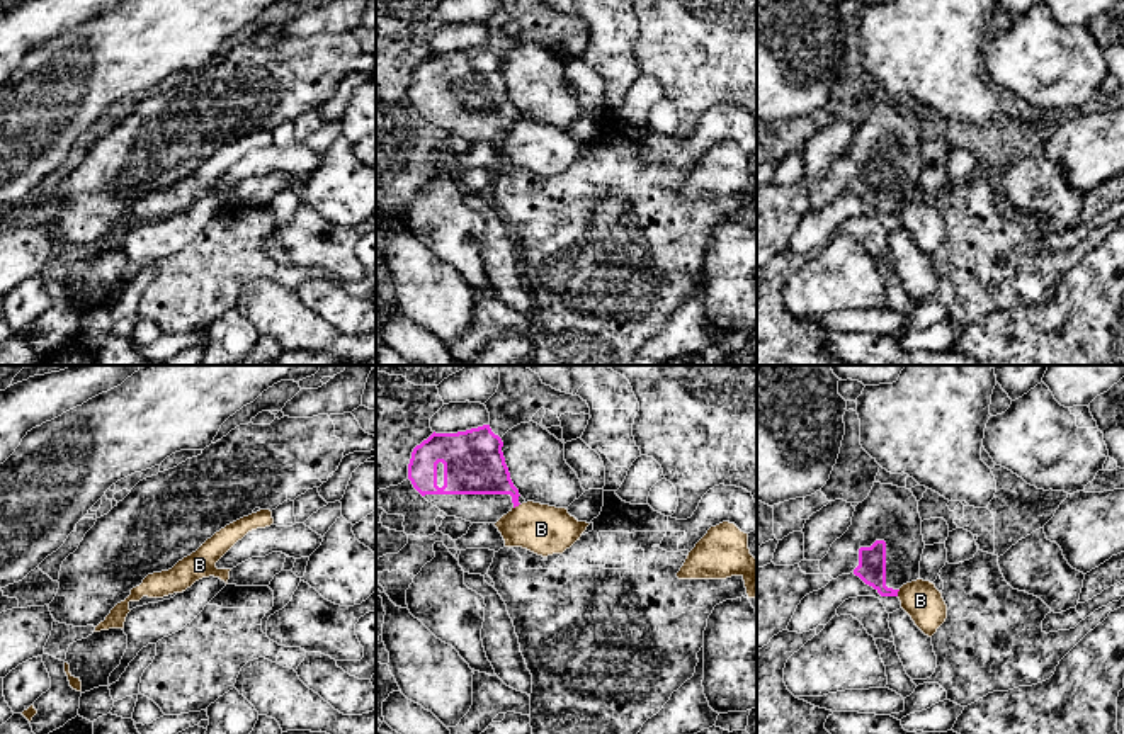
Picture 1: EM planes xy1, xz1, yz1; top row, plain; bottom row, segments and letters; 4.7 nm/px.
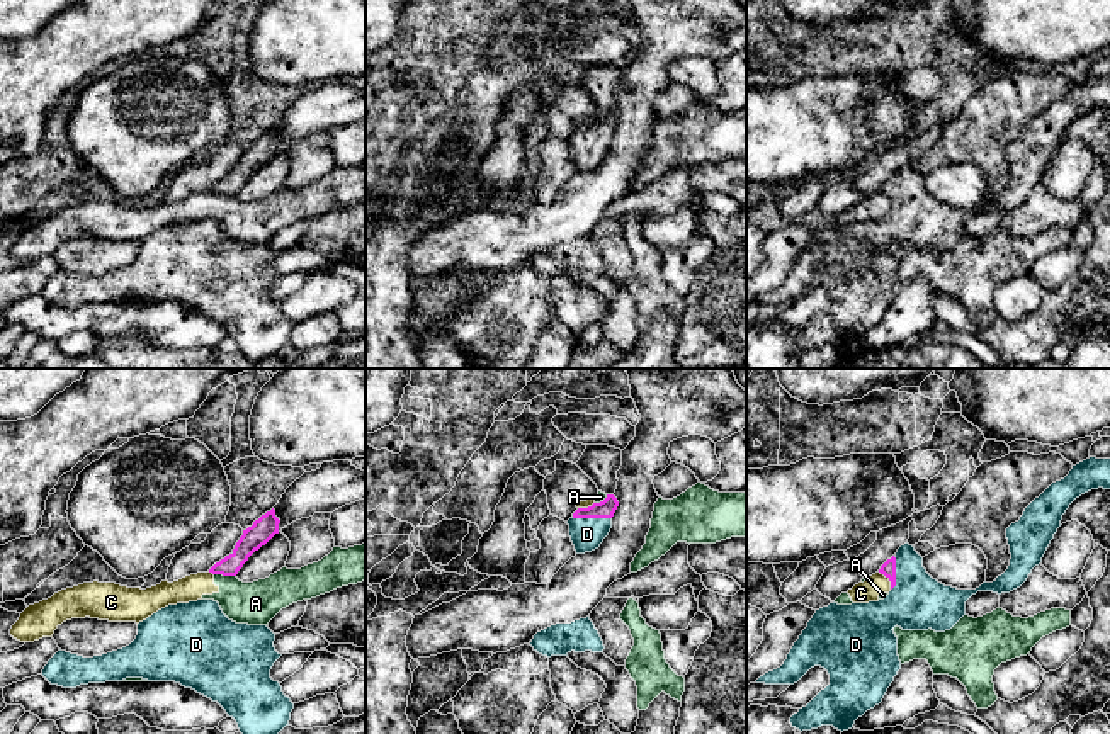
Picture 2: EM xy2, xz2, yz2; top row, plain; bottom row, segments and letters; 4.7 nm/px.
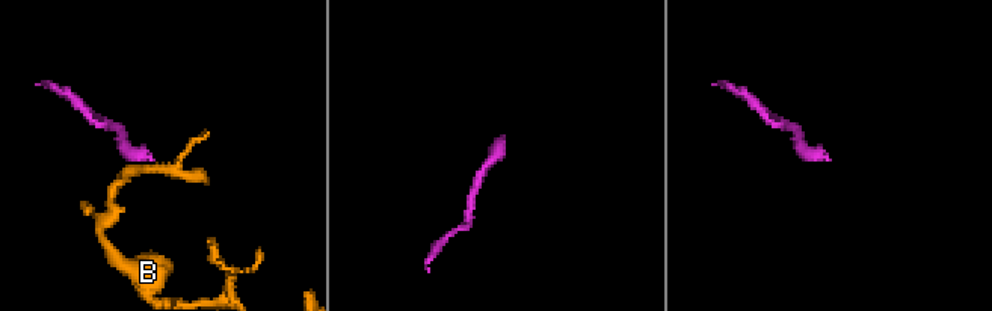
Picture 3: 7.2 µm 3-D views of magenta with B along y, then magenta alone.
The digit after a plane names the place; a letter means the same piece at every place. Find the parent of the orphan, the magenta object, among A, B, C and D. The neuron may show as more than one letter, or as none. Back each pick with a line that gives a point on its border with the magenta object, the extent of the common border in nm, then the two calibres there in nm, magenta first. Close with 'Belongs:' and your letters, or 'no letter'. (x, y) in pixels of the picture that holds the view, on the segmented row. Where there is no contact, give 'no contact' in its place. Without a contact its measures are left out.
D: contact xz2 (592, 517); length 190 nm; calibres 90 and 160 nm
Belongs: D

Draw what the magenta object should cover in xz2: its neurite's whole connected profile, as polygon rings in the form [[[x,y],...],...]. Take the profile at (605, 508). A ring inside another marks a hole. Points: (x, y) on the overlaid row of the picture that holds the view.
[[[614,494],[588,508],[578,508],[566,522],[576,554],[592,552],[600,547],[612,528],[612,517],[619,506]]]

